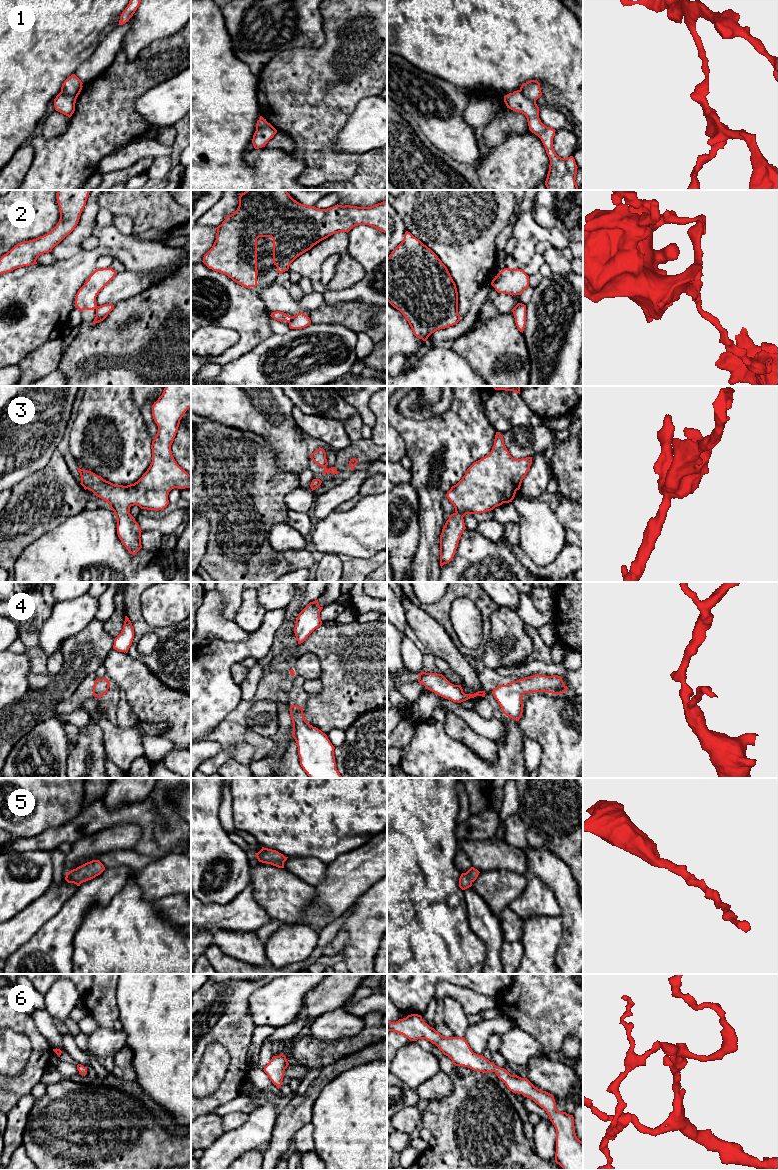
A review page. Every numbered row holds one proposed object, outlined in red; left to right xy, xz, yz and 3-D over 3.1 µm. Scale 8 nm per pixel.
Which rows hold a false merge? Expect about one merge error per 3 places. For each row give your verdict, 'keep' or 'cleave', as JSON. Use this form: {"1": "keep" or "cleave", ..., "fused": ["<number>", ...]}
{"1": "cleave", "2": "cleave", "3": "keep", "4": "keep", "5": "keep", "6": "keep", "fused": ["1", "2"]}

